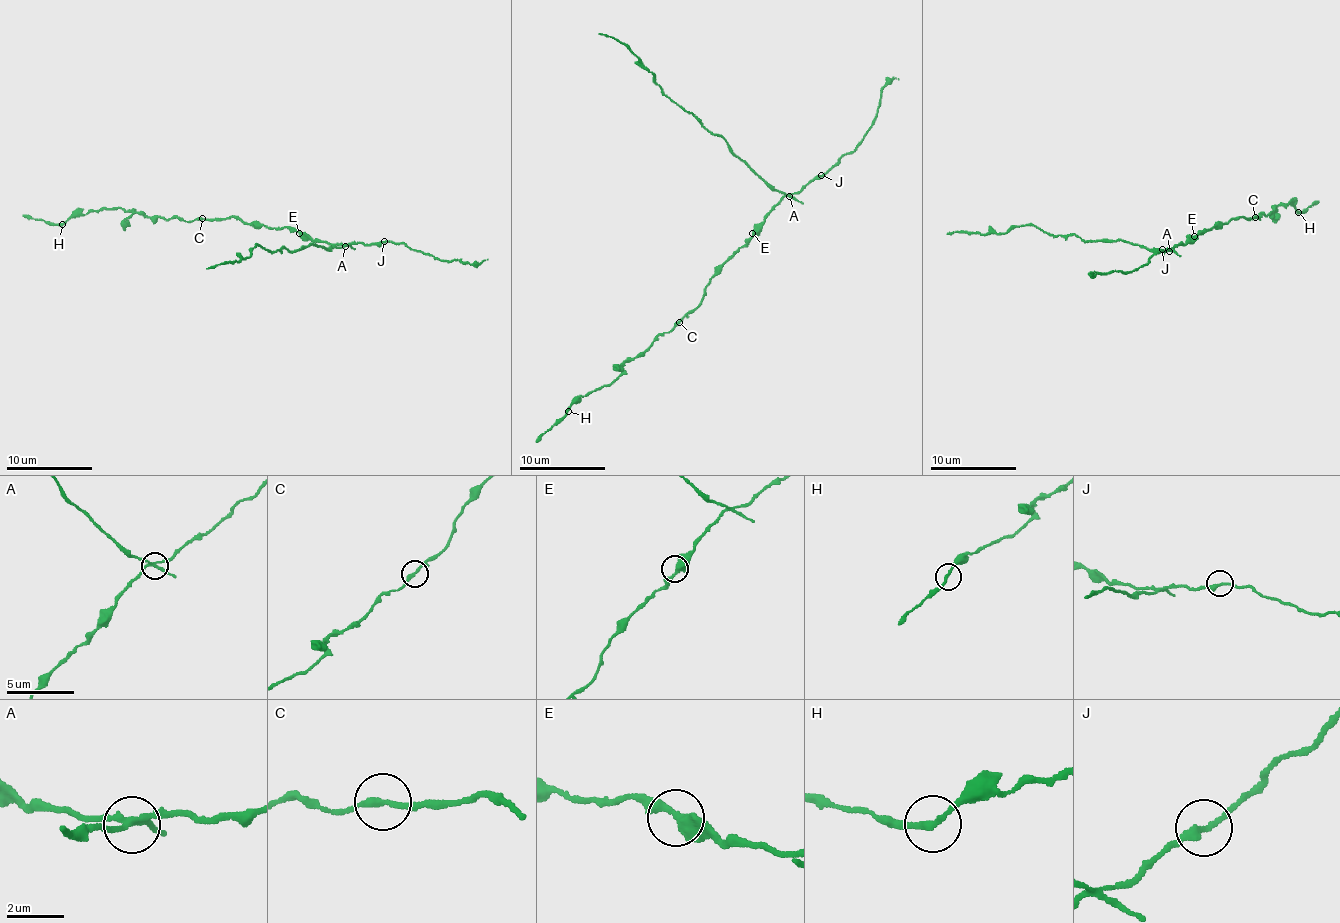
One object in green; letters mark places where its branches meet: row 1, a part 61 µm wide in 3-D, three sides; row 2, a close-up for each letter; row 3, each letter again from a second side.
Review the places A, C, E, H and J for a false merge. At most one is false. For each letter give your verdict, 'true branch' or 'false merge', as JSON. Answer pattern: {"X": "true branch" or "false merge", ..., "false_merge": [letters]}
{"A": "false merge", "C": "true branch", "E": "true branch", "H": "true branch", "J": "true branch", "false_merge": ["A"]}

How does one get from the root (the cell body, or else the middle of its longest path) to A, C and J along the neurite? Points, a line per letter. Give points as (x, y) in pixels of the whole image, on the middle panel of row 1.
A: (754, 235), (754, 229), (764, 218), (785, 196), (790, 197)
C: (754, 235), (711, 279), (705, 287), (705, 295), (679, 322)
J: (754, 235), (754, 229), (785, 196), (799, 194), (811, 180), (821, 175)

